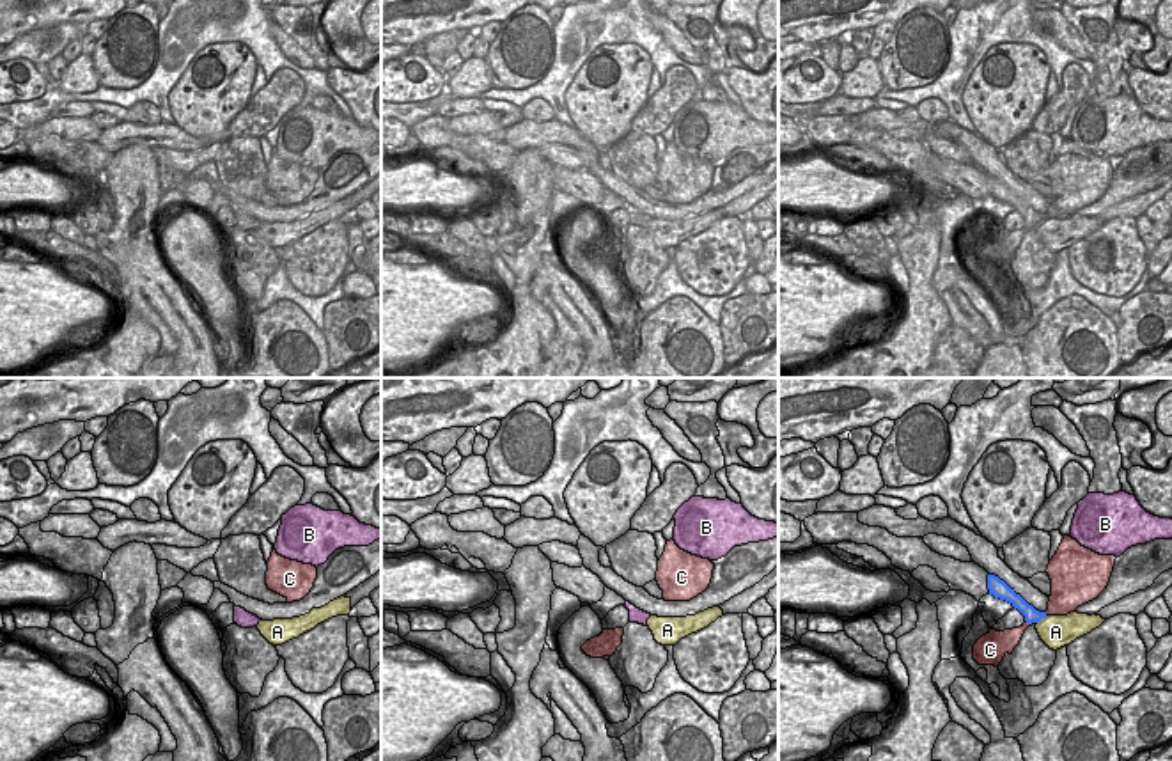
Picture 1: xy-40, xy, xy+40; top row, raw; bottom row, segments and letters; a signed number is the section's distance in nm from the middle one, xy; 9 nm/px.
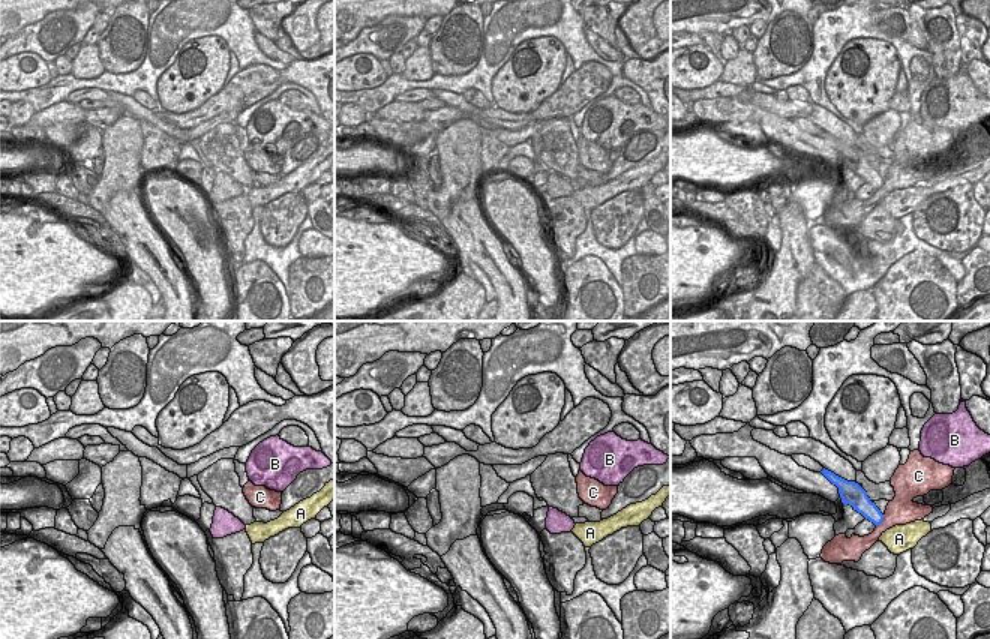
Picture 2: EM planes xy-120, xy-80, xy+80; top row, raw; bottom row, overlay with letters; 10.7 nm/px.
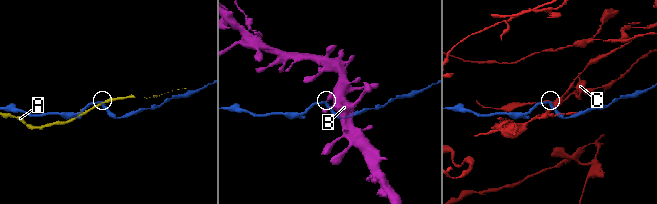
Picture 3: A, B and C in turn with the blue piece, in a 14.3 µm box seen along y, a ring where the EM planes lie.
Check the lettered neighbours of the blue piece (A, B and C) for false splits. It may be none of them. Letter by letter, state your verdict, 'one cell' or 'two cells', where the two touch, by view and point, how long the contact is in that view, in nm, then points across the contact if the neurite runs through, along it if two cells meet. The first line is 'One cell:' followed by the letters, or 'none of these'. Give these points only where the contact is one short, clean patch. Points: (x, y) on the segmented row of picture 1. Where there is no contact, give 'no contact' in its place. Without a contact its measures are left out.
One cell: none of these
A: two cells; meets blue in xy+40 at (1043, 616); contact 130 nm long; border along xy+40 (1048, 616), (1038, 623)
B: two cells; no contact
C: two cells; meets blue in xy+40 at (1031, 621); contact 120 nm long; border along xy+40 (1025, 619), (1036, 623)

